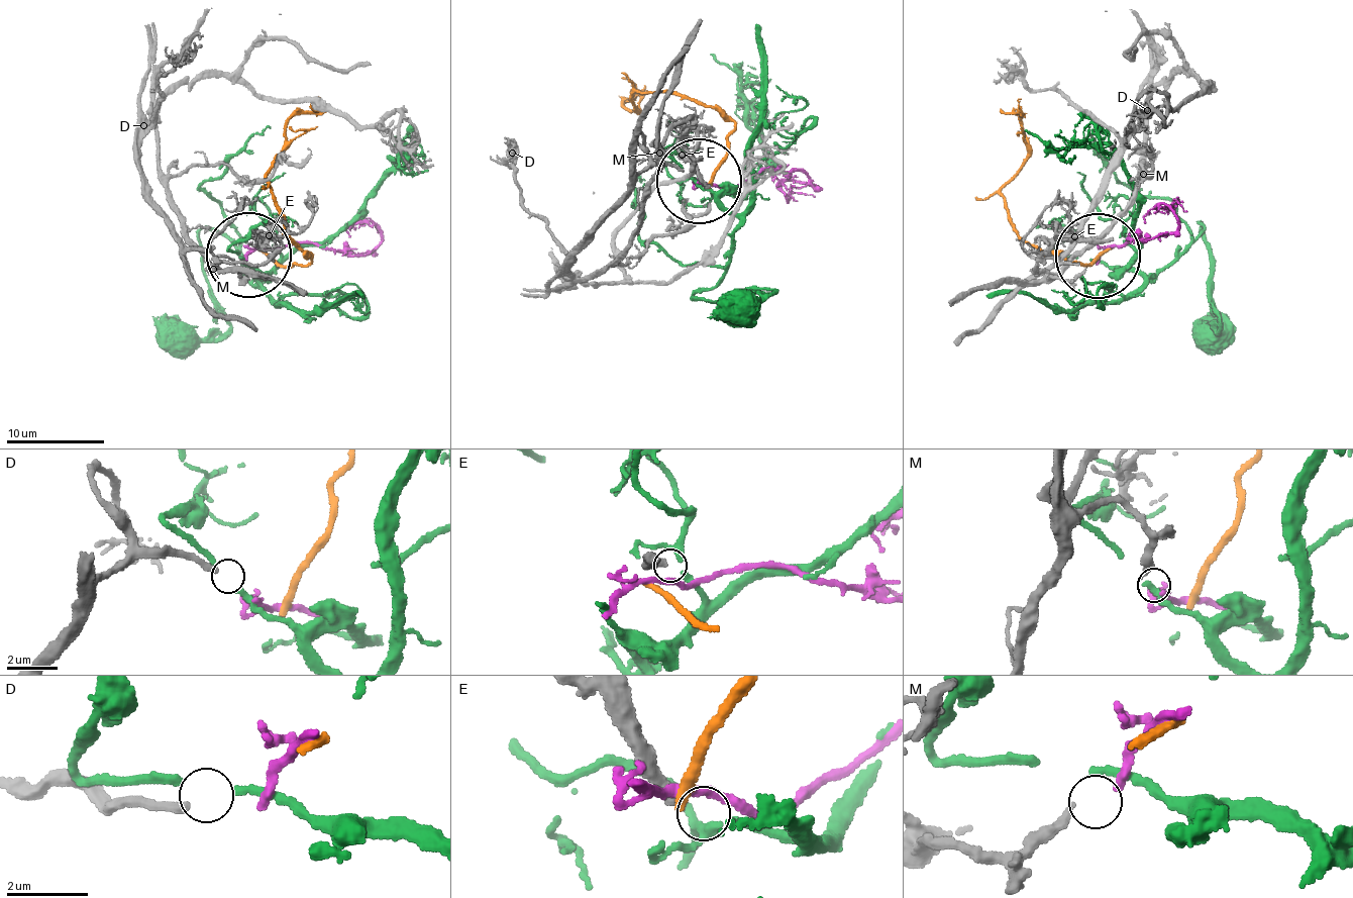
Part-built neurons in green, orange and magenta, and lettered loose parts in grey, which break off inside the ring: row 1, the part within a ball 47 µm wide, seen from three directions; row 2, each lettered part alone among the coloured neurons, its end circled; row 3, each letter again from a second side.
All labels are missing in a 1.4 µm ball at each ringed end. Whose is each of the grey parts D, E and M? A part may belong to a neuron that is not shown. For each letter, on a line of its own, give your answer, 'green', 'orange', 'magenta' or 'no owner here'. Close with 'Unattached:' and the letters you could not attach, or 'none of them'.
D: no owner here
E: no owner here
M: magenta
Unattached: D, E

